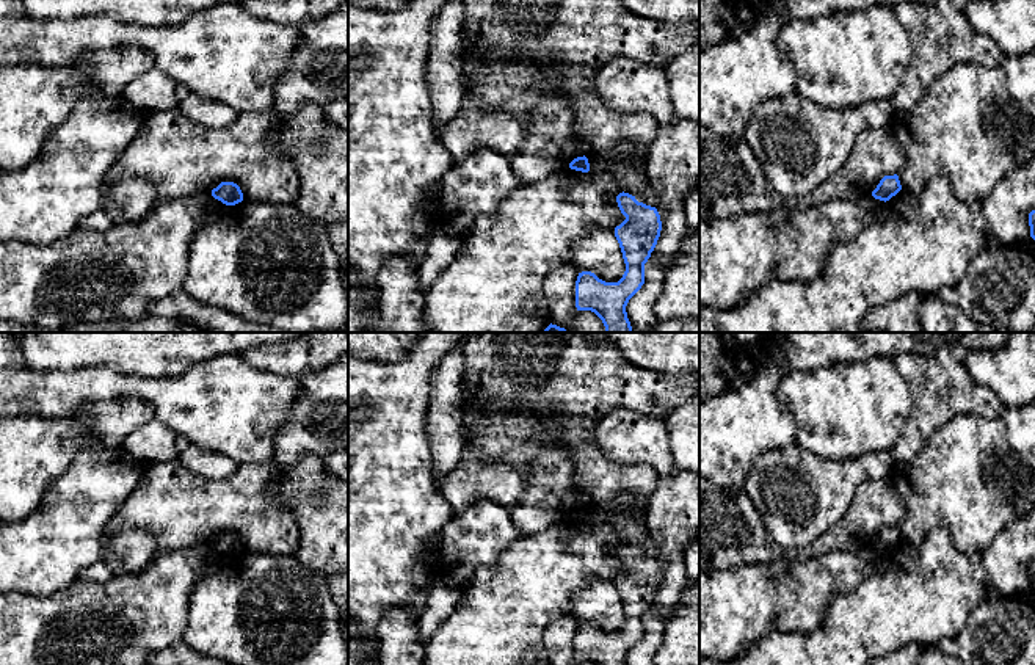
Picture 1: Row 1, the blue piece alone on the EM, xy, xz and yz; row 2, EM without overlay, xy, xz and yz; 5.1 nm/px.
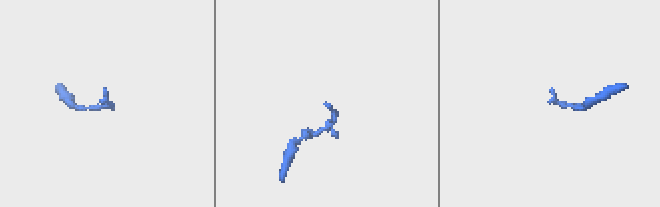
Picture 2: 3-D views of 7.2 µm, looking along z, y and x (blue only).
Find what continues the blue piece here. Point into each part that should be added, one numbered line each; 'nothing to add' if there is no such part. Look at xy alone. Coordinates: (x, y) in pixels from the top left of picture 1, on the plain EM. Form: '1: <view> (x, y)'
nothing to add

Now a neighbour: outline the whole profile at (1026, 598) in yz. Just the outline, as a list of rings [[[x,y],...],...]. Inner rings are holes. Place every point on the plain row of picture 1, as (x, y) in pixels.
[[[990,580],[986,585],[986,599],[1002,599],[1002,598],[1016,598],[1019,601],[1019,605],[1024,609],[1035,609],[1035,591],[1032,588],[1024,590],[1015,596],[1005,596],[994,583]]]

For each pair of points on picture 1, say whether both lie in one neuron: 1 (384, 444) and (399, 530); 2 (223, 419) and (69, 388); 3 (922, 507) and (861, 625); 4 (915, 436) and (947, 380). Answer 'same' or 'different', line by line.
1: same
2: same
3: different
4: same

